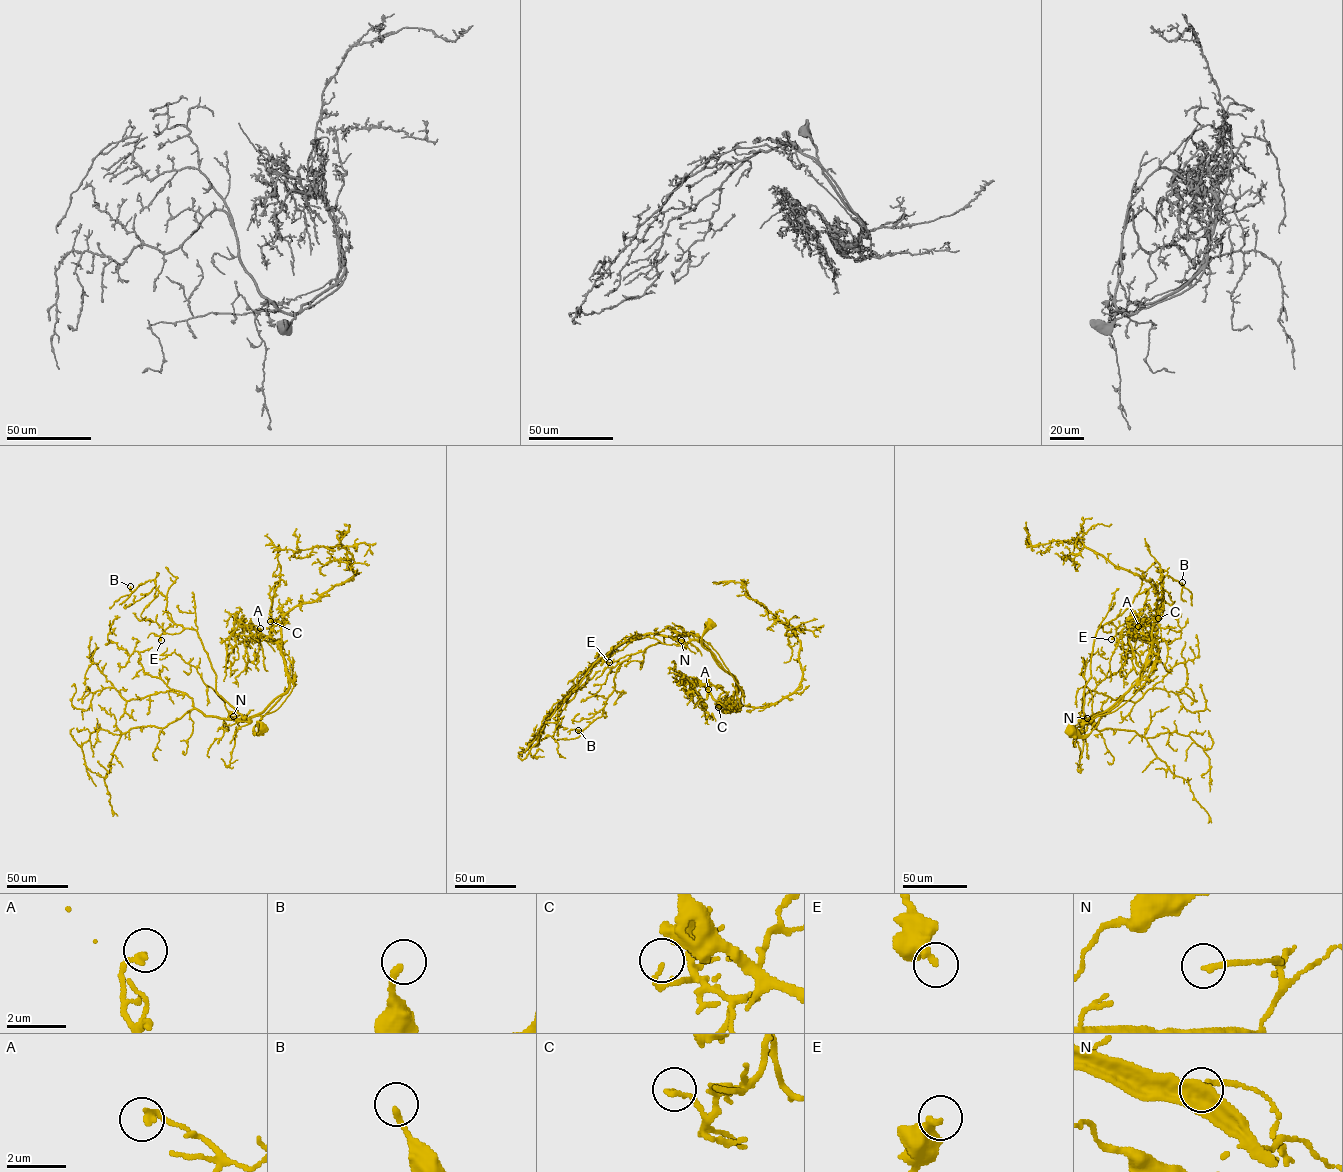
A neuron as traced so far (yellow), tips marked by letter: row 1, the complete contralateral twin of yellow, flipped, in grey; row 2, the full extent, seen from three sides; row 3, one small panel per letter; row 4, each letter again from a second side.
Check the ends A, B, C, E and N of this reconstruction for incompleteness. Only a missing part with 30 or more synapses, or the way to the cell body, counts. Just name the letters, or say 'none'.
none

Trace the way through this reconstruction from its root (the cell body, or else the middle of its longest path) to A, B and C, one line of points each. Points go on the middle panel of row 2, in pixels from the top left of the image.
A: (709, 624), (702, 645), (734, 677), (737, 687), (724, 702), (717, 702), (707, 693), (708, 689)
B: (709, 624), (702, 645), (729, 674), (689, 634), (664, 636), (664, 643), (621, 664), (602, 715), (578, 730)
C: (709, 624), (702, 645), (737, 681), (729, 702), (718, 707)

